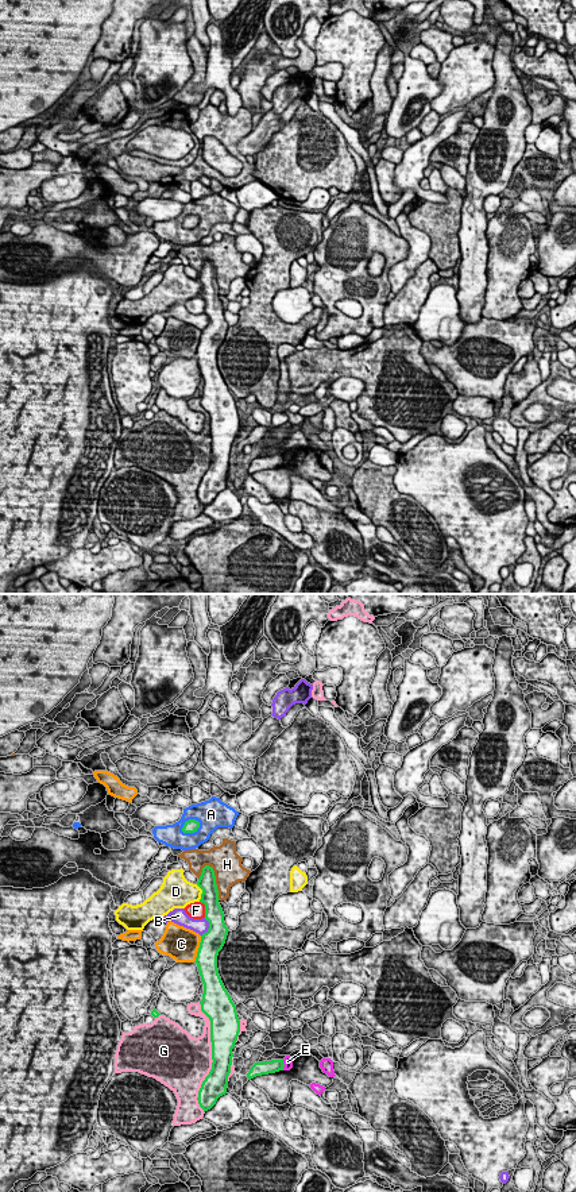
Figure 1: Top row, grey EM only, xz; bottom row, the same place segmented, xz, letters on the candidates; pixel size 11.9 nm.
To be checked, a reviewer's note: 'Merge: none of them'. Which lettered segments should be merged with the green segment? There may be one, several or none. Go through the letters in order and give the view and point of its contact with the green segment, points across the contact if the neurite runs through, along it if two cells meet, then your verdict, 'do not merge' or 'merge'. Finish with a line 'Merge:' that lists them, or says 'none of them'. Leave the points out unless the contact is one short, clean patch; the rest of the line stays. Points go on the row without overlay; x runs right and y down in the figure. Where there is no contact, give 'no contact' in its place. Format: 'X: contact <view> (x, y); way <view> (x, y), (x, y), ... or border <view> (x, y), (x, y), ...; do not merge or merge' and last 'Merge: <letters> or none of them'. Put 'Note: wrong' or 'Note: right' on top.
Note: right
A: contact xz (192, 227); do not merge
B: contact xz (209, 323); do not merge
C: contact xz (198, 344); border xz (201, 331), (197, 351), (193, 357); do not merge
D: contact xz (203, 288); border xz (196, 280), (201, 285), (200, 296); do not merge
E: contact xz (283, 461); border xz (282, 455), (283, 465); do not merge
F: contact xz (205, 304); do not merge
G: contact xz (212, 452); do not merge
H: contact xz (215, 276); do not merge
Merge: none of them

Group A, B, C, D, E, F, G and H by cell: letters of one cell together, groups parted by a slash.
A / B / C / D E / F / G / H

